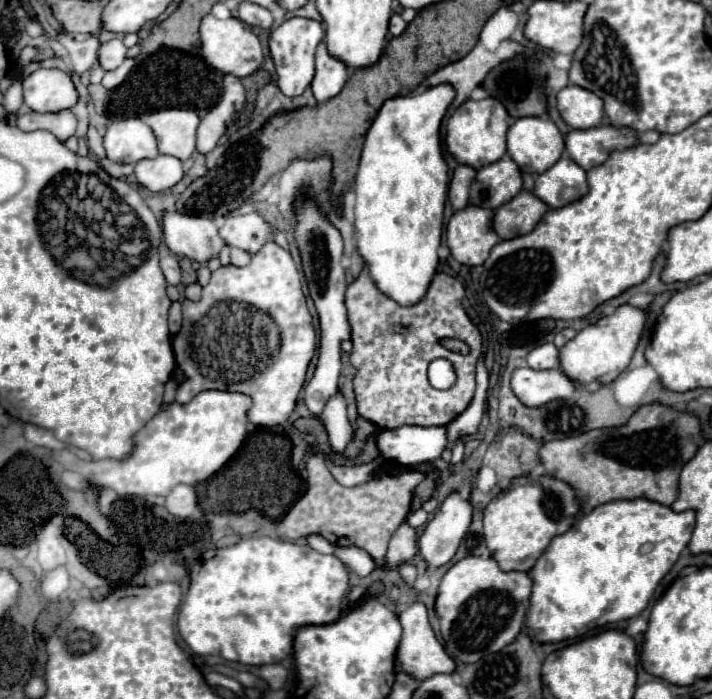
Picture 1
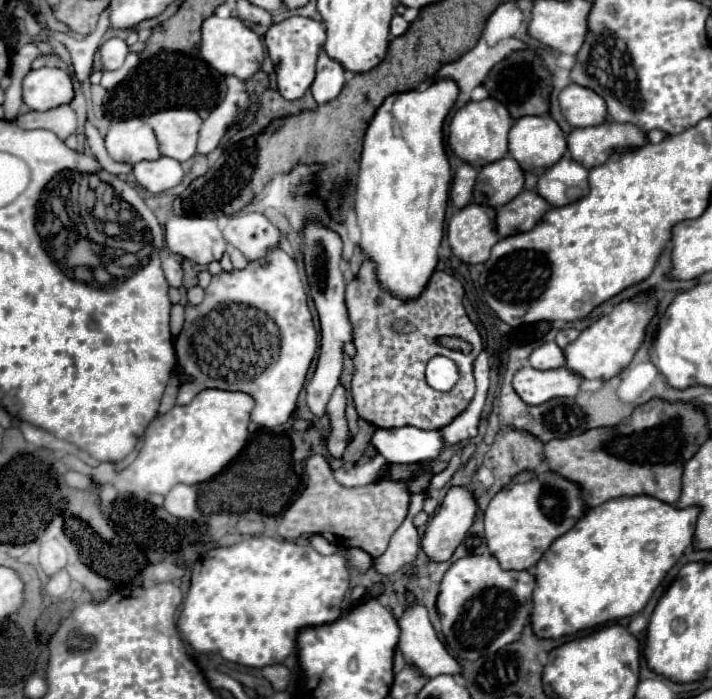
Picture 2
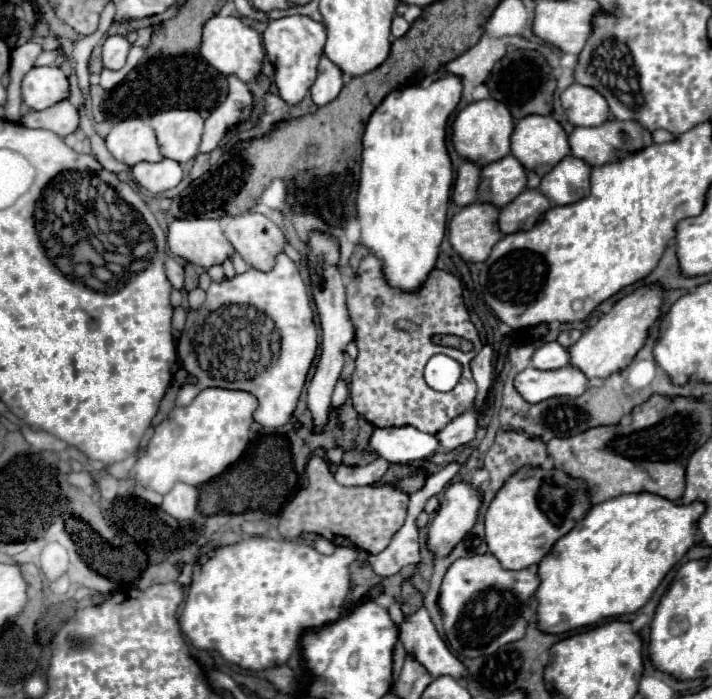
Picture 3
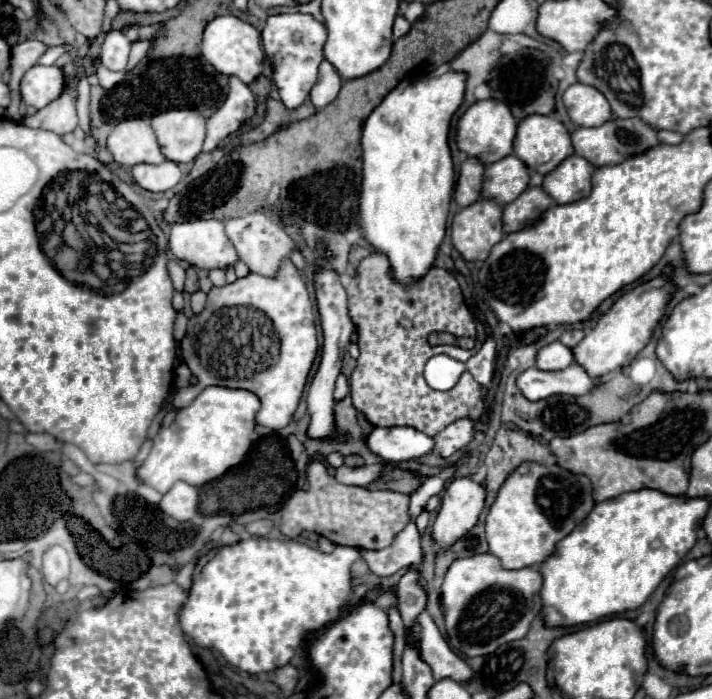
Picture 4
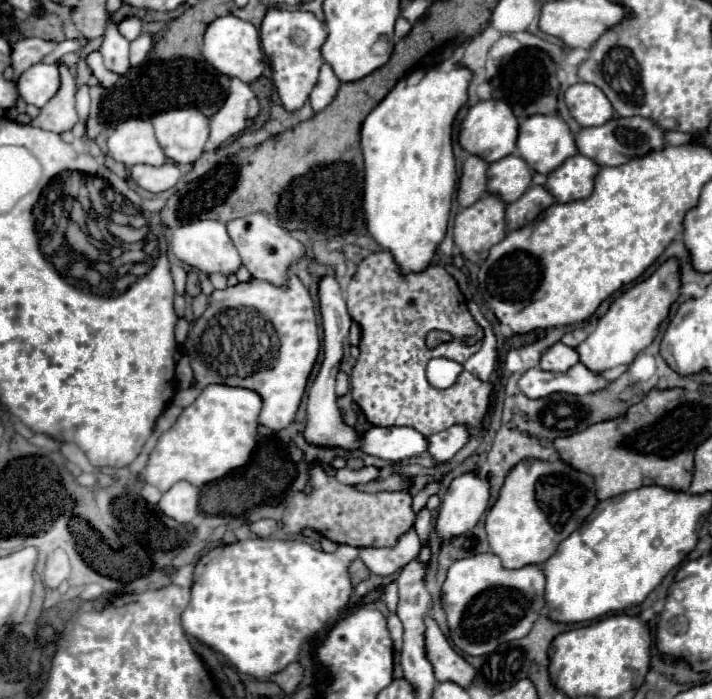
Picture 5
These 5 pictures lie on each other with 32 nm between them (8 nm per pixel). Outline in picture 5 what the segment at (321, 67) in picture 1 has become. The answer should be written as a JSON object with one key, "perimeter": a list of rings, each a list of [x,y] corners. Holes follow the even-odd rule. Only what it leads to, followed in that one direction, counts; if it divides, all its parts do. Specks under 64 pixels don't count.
{"perimeter":[[[324,62],[322,68],[320,68],[318,82],[316,82],[316,86],[314,86],[312,94],[310,94],[310,104],[312,104],[314,112],[324,110],[324,108],[334,100],[338,88],[340,88],[340,80],[338,80],[338,76],[336,76],[334,70],[330,68],[330,64]]]}

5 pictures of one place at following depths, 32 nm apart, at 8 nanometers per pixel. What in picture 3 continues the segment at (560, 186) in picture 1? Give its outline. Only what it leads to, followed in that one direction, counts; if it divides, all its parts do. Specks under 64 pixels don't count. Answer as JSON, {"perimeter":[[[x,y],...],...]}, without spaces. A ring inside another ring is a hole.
{"perimeter":[[[564,156],[540,180],[540,192],[556,206],[572,204],[590,192],[590,168],[584,168],[574,156]]]}

